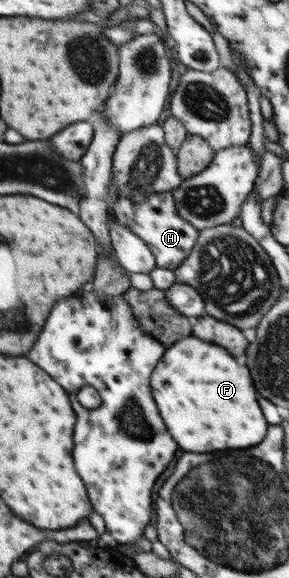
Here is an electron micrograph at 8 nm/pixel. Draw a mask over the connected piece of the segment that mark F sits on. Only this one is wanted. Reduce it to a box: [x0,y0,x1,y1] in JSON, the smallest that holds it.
[150,335,270,451]

